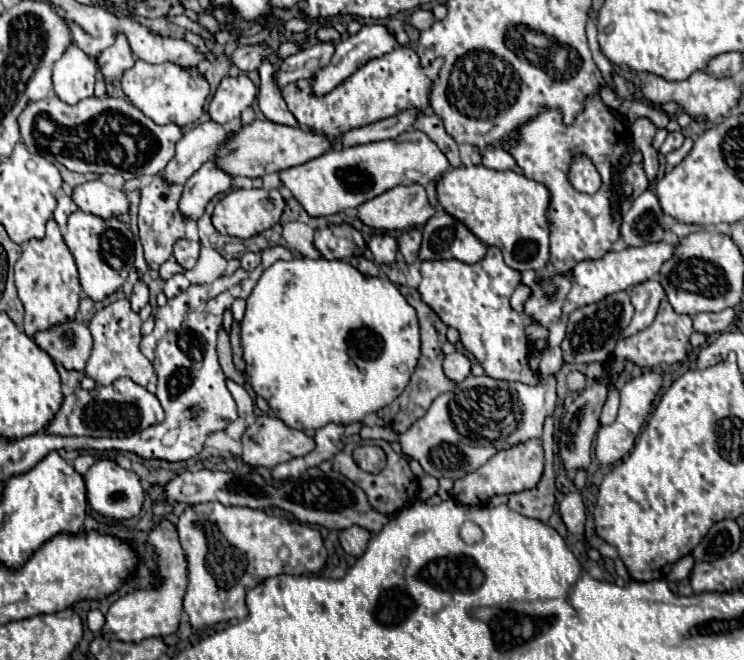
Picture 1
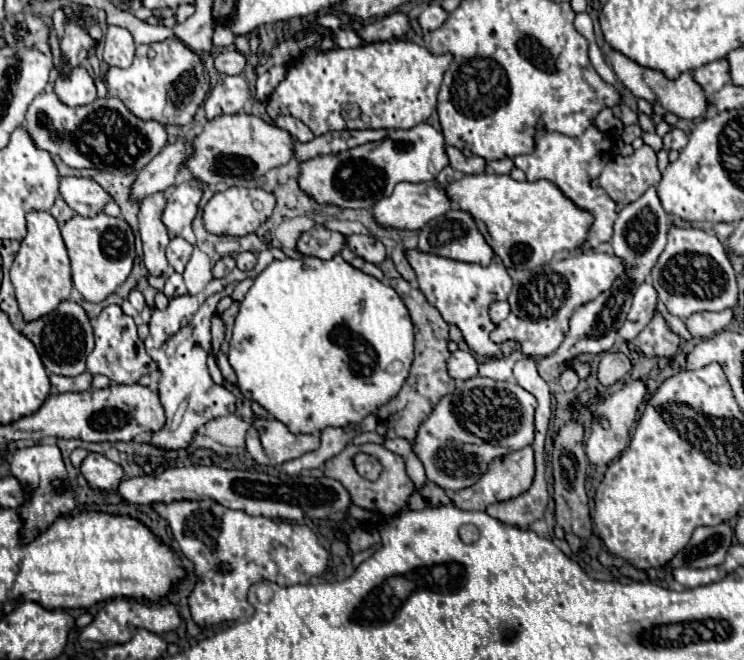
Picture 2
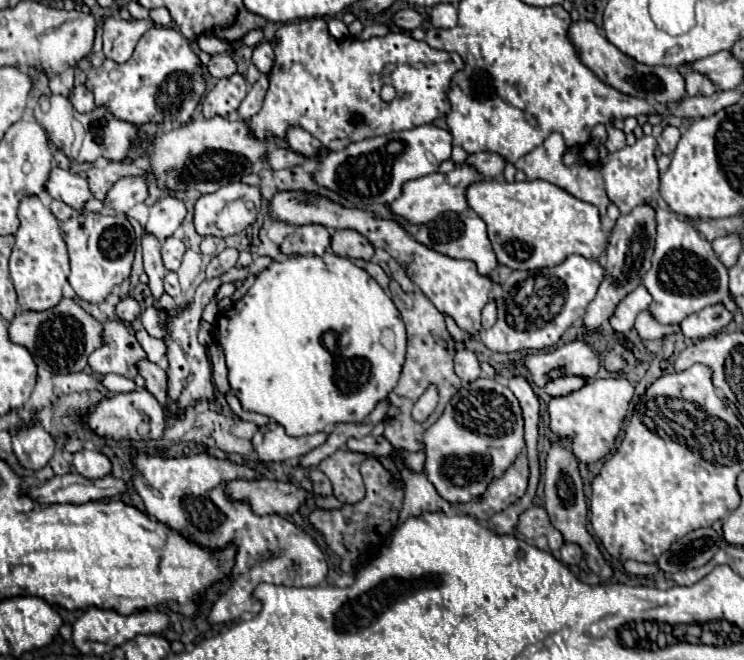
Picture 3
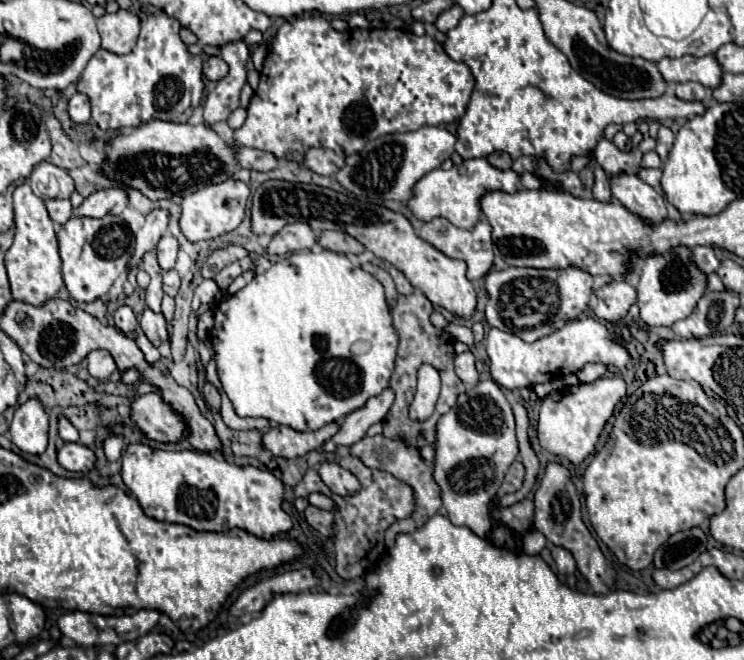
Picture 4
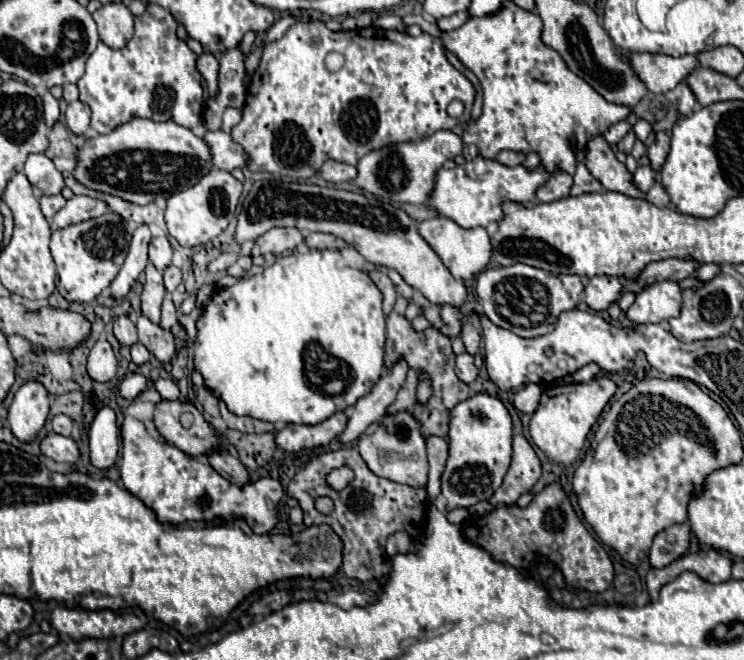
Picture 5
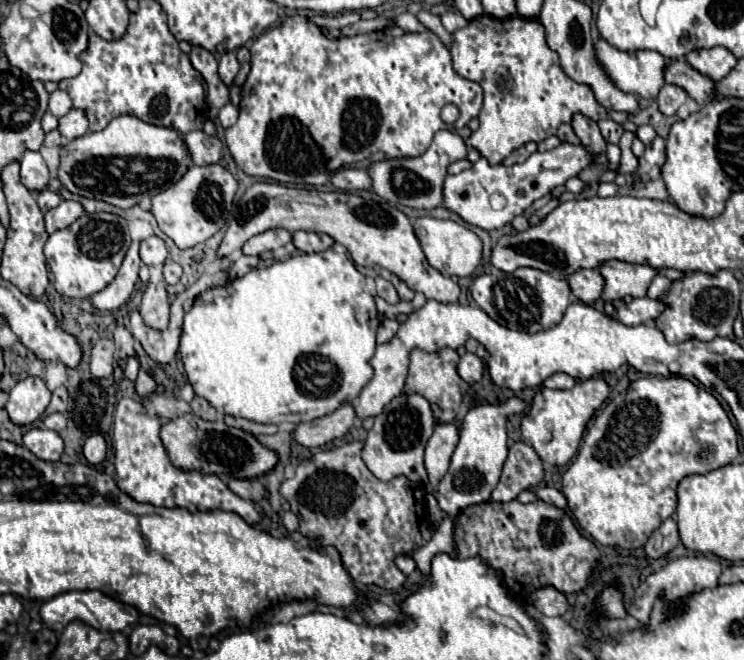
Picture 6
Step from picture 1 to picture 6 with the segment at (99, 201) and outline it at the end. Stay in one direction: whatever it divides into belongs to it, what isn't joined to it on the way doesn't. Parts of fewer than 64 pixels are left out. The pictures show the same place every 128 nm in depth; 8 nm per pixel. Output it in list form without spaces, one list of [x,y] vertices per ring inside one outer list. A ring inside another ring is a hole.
[[[24,152],[20,160],[20,180],[30,192],[42,192],[48,188],[50,170],[40,152]]]

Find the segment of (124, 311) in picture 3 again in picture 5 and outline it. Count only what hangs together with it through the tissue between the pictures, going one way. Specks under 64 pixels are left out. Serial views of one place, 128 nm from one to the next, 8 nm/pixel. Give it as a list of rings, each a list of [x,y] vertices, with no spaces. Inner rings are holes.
[[[118,316],[114,320],[114,336],[118,338],[120,344],[124,346],[132,346],[138,342],[138,332],[136,332],[136,324],[128,318],[128,316]]]

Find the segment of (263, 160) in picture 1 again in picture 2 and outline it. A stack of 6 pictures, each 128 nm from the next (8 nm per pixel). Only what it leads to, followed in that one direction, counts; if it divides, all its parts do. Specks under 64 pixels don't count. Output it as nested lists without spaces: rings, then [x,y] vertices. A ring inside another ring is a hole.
[[[234,114],[210,120],[206,128],[192,140],[194,156],[186,162],[186,168],[194,178],[206,186],[216,186],[218,182],[228,186],[238,186],[242,180],[254,180],[264,176],[270,168],[288,164],[292,160],[292,136],[282,128],[264,122],[260,116]]]

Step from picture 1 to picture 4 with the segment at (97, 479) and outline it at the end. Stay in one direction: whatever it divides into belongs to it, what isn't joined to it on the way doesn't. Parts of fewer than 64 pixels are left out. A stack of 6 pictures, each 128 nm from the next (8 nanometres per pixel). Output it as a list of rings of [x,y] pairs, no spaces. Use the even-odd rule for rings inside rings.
[[[64,444],[64,448],[58,450],[58,462],[70,472],[88,472],[88,470],[96,468],[96,454],[82,444]]]

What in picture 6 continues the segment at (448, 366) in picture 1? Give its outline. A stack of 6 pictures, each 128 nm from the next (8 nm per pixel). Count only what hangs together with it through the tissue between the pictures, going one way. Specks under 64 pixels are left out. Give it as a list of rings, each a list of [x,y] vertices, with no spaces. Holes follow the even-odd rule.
[[[466,352],[458,362],[458,374],[468,384],[478,382],[482,378],[482,370],[484,370],[482,360],[476,354],[470,354],[470,352]]]

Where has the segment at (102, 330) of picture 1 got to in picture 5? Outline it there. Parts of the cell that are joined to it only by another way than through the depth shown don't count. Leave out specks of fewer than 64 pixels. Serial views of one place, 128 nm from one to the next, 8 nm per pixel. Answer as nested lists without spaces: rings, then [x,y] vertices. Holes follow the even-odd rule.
[[[98,340],[88,356],[88,374],[96,382],[110,382],[116,376],[118,360],[108,340]]]

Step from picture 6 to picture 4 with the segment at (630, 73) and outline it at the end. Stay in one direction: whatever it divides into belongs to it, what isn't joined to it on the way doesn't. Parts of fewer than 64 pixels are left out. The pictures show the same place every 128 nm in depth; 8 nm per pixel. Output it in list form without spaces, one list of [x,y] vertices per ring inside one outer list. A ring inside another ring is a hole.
[[[714,54],[696,58],[696,56],[682,56],[682,58],[664,58],[658,62],[658,70],[666,82],[688,82],[696,80],[704,84],[708,90],[716,90],[722,84],[722,68]]]

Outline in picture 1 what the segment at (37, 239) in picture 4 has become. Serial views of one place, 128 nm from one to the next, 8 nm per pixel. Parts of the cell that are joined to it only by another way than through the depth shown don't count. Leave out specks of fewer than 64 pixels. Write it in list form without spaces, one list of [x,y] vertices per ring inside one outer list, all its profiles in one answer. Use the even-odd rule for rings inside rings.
[[[54,218],[46,224],[46,238],[44,240],[30,240],[24,244],[24,252],[18,258],[14,270],[16,270],[14,278],[16,278],[18,298],[22,300],[24,310],[26,310],[24,332],[30,338],[34,338],[36,332],[48,330],[56,324],[72,322],[76,318],[78,306],[80,306],[82,286],[80,286],[74,256],[70,254]]]

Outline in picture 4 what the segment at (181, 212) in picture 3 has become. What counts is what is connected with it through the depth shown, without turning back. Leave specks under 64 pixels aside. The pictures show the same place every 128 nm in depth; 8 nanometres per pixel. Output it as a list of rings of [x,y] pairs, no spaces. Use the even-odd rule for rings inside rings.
[[[156,208],[146,216],[144,226],[136,234],[136,252],[132,256],[132,264],[140,264],[142,256],[156,248],[156,244],[168,230],[168,222],[170,222],[170,212],[162,208]]]

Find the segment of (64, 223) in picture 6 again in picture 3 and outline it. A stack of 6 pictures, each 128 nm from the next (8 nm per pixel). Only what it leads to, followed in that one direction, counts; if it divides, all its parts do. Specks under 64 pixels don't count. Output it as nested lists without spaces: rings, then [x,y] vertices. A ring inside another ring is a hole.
[[[128,176],[118,180],[112,190],[108,192],[106,198],[106,206],[112,204],[114,210],[126,214],[130,208],[134,208],[136,204],[144,202],[148,196],[148,182],[144,176]]]

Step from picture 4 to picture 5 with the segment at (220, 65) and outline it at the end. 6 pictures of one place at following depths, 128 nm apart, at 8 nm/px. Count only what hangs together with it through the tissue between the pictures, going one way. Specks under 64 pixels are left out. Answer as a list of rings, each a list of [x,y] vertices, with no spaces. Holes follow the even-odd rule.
[[[204,52],[204,54],[198,58],[196,66],[198,66],[200,74],[204,76],[204,80],[206,80],[208,88],[210,88],[210,96],[214,96],[214,94],[216,94],[216,84],[218,84],[218,70],[220,70],[218,60],[216,60],[210,52]]]

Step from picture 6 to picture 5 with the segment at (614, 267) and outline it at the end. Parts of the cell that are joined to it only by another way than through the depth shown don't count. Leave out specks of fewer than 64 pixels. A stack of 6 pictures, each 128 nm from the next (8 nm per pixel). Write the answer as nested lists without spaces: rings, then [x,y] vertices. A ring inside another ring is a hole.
[[[668,258],[668,260],[660,260],[660,262],[652,262],[644,268],[644,272],[638,276],[638,280],[630,282],[624,280],[624,290],[632,290],[632,292],[640,292],[646,284],[656,282],[656,280],[684,280],[694,276],[694,272],[700,268],[700,262],[688,258],[688,260],[680,260],[680,258]]]

